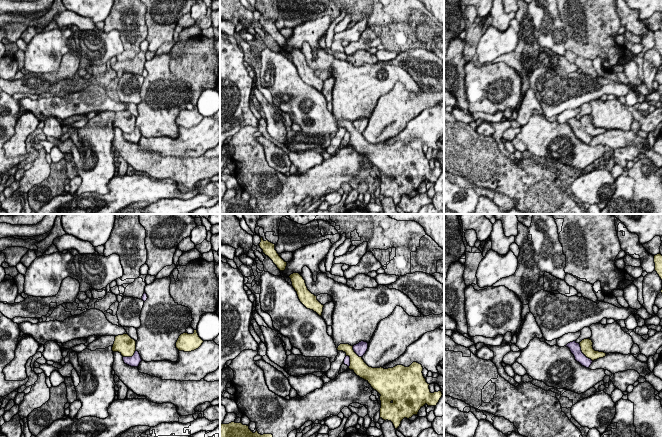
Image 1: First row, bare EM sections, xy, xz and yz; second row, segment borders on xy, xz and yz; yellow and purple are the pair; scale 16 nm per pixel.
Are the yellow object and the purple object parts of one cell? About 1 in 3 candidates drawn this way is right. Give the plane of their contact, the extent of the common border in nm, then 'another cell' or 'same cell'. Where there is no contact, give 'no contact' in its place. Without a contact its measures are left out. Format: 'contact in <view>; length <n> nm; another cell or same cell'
contact in yz; length 380 nm; another cell

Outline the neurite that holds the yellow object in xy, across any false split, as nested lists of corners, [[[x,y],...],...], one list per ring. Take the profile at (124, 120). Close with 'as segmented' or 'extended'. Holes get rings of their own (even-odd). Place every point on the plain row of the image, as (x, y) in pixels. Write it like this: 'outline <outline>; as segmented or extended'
outline [[[128,110],[118,111],[112,123],[113,128],[119,128],[123,133],[132,133],[136,127],[136,117]]]; as segmented

